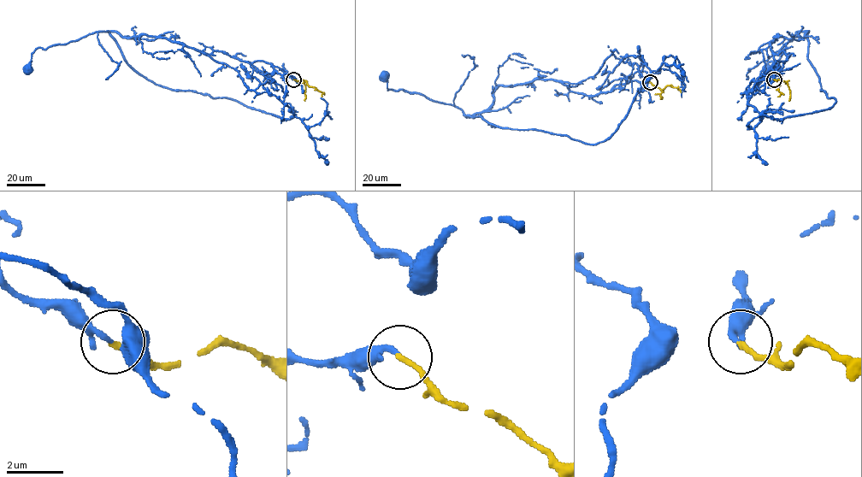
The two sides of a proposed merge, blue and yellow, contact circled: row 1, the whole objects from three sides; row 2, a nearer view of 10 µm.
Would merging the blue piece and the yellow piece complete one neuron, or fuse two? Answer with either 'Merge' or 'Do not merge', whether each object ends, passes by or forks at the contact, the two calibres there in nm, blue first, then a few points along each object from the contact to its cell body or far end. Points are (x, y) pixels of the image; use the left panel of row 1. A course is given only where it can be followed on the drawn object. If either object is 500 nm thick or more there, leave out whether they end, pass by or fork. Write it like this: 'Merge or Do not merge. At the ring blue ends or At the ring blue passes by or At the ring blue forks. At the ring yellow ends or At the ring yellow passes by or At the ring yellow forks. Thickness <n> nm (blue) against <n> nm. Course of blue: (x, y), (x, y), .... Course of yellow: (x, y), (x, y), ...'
Merge. At the ring blue passes by. At the ring yellow ends. Thickness 140 nm (blue) against 180 nm. Course of blue: (294, 79), (263, 61), (205, 54), (156, 36), (104, 31), (38, 47), (29, 69). Course of yellow: (294, 79), (303, 79), (323, 92), (321, 97)

